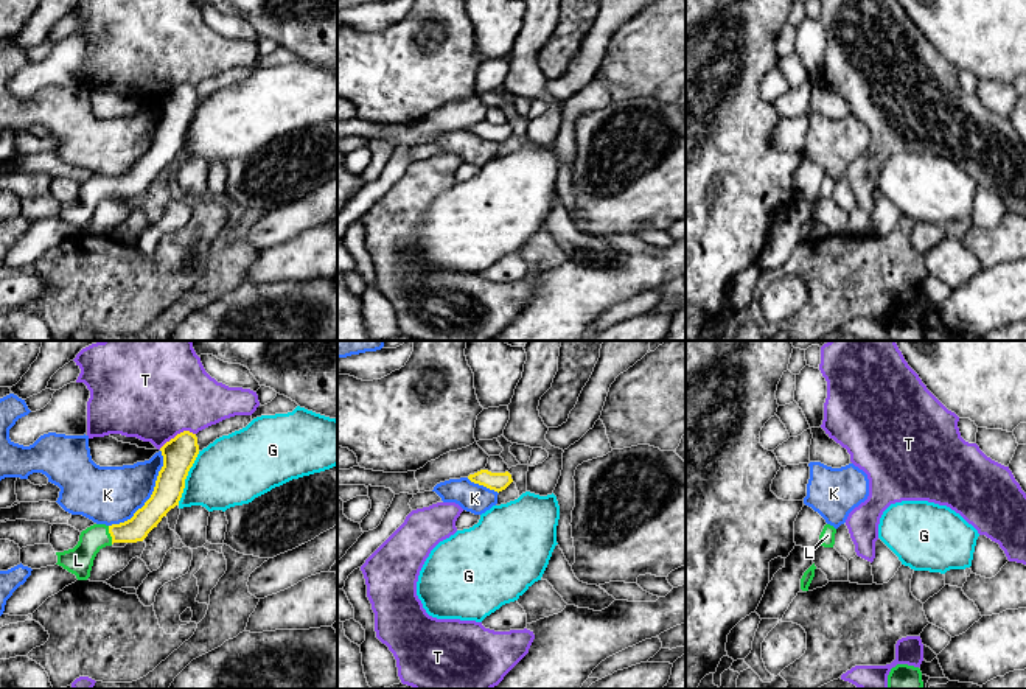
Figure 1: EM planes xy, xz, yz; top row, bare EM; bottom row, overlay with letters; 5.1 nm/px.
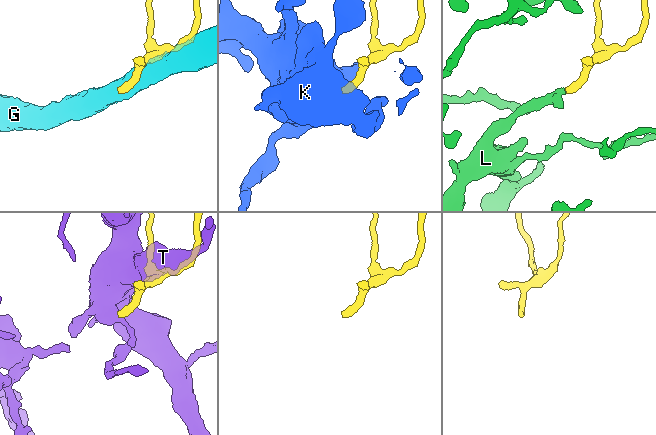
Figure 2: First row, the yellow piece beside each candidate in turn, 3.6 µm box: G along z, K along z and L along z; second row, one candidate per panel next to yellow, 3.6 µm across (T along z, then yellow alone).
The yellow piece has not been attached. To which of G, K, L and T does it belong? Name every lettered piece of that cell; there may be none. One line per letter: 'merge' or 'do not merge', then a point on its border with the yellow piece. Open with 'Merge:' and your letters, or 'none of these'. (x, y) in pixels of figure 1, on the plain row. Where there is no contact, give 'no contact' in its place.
Merge: L
G: do not merge | xy (185, 129)
K: do not merge | xy (145, 156)
L: merge | xy (111, 187)
T: do not merge | xy (177, 86)

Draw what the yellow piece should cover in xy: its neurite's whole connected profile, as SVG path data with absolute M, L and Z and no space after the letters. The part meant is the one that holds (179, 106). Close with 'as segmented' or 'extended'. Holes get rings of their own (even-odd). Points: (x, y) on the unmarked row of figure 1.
M183 82L162 100L163 118L159 123L151 149L134 168L120 176L93 176L81 184L73 201L56 204L58 215L78 232L87 232L96 205L113 194L143 193L157 179L166 165L179 157L185 140L185 131L193 118L199 96L196 86Z | extended

